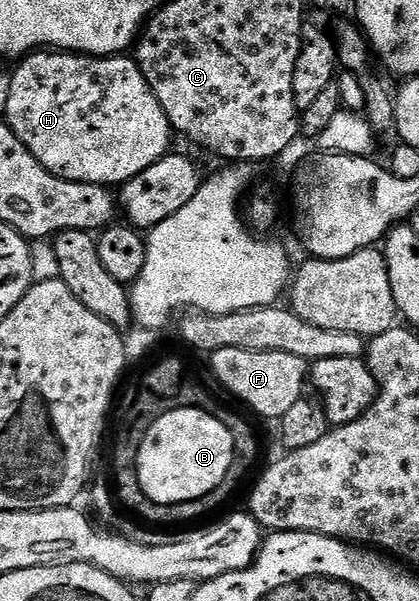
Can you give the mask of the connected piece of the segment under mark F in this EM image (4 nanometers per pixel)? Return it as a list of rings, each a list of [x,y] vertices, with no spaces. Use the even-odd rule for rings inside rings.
[[[221,348],[210,351],[211,370],[215,378],[236,398],[244,402],[255,414],[263,418],[275,418],[281,420],[297,400],[305,396],[303,389],[309,386],[309,364],[301,356],[289,356],[289,352],[249,352],[245,348]]]

